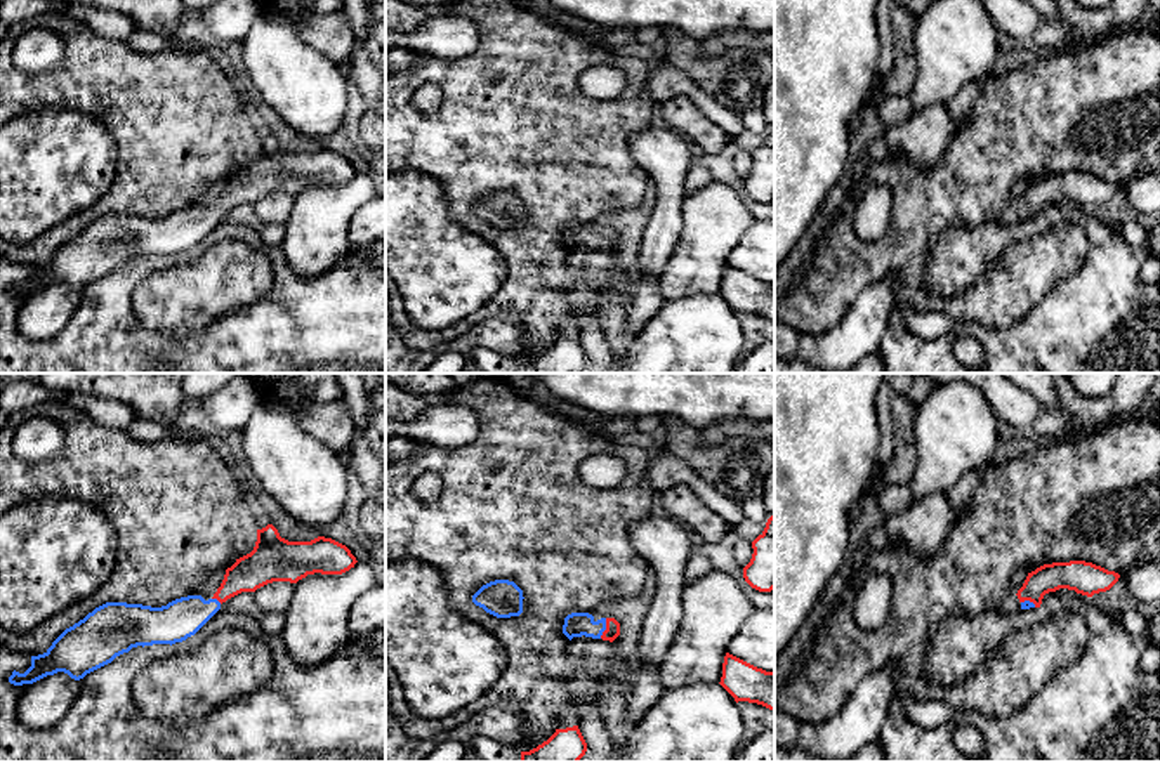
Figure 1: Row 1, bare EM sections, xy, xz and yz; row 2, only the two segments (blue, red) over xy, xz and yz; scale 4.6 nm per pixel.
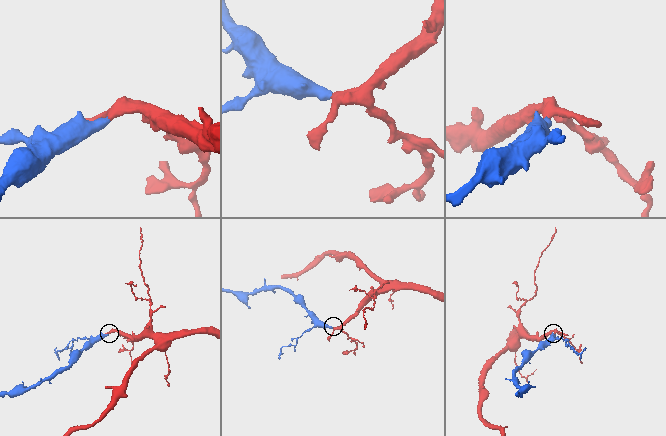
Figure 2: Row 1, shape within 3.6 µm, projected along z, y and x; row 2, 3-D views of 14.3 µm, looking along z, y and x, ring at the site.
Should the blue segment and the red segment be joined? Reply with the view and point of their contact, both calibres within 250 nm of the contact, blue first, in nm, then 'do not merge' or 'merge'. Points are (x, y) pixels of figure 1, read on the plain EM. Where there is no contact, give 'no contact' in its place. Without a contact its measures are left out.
contact xz (605, 240); calibres 110 and 70 nm; merge

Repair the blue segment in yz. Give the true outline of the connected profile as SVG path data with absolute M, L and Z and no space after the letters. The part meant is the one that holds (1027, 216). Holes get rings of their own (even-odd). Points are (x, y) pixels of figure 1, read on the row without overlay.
M1085 172L1052 174L1028 184L1016 207L1021 220L1040 219L1044 207L1049 203L1068 200L1092 208L1110 201L1118 189L1118 184Z

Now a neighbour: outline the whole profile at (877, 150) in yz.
M886 135L884 137L877 137L872 142L868 142L867 158L865 160L882 161L882 160L886 160L889 156L889 153L891 151L889 151Z

